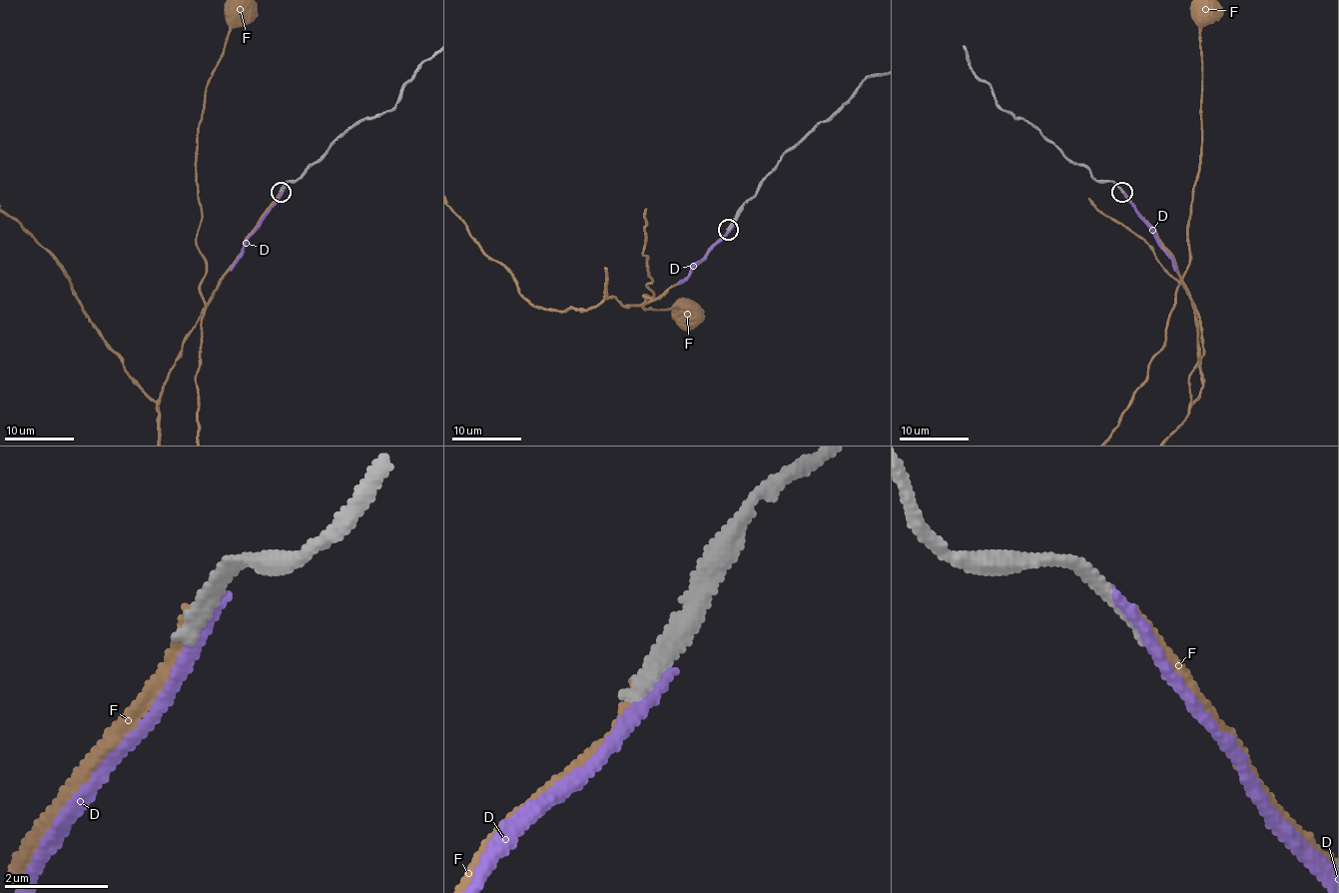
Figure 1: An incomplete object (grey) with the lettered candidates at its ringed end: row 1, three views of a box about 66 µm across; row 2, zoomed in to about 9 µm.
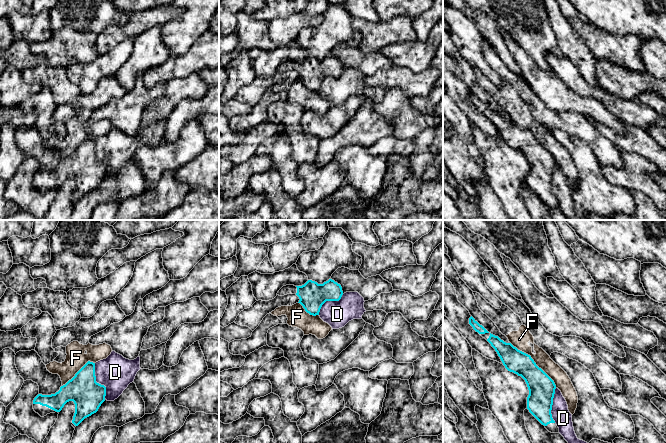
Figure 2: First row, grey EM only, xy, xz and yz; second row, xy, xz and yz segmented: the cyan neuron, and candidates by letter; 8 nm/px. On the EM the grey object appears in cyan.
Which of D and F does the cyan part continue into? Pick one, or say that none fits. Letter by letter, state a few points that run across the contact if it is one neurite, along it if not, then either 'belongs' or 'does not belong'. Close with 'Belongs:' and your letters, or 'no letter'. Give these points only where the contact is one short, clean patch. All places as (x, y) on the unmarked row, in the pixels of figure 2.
D: does not belong
F: does not belong
Belongs: no letter

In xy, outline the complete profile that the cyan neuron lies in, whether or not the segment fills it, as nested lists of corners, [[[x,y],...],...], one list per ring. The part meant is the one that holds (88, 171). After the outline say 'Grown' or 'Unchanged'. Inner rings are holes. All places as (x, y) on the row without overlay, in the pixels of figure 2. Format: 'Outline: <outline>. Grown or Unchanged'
Outline: [[[88,137],[55,170],[38,170],[33,176],[33,185],[41,193],[60,188],[64,181],[73,177],[75,189],[72,202],[75,204],[85,194],[96,189],[105,177],[106,163],[96,158],[95,139]]]. Grown

